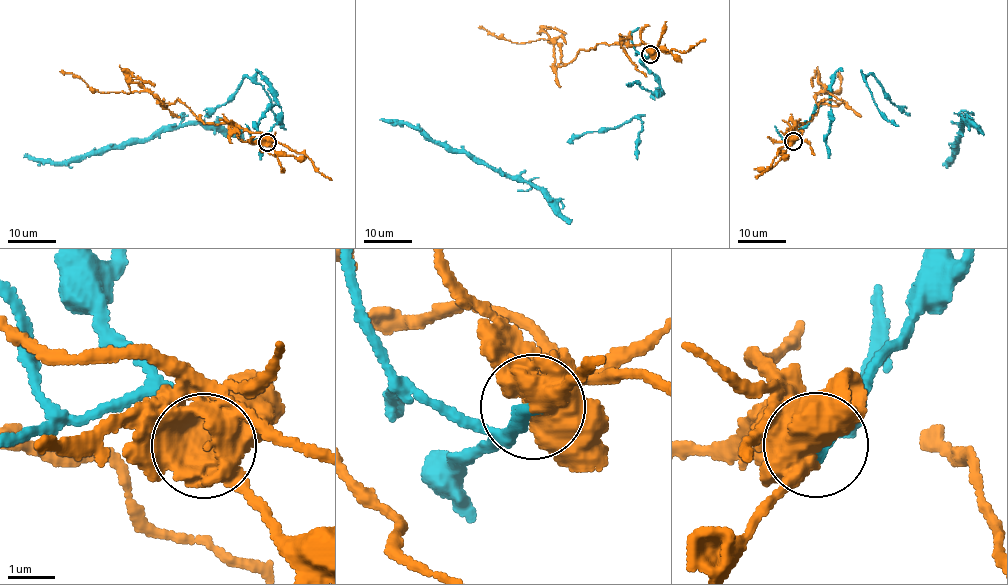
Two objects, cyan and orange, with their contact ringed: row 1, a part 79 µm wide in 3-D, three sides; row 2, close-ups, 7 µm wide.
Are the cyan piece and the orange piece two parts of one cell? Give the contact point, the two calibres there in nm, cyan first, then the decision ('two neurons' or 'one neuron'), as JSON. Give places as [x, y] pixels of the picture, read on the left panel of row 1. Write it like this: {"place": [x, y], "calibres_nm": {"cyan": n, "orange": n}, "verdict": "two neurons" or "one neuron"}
{"place": [267, 142], "calibres_nm": {"cyan": 320, "orange": 600}, "verdict": "two neurons"}

